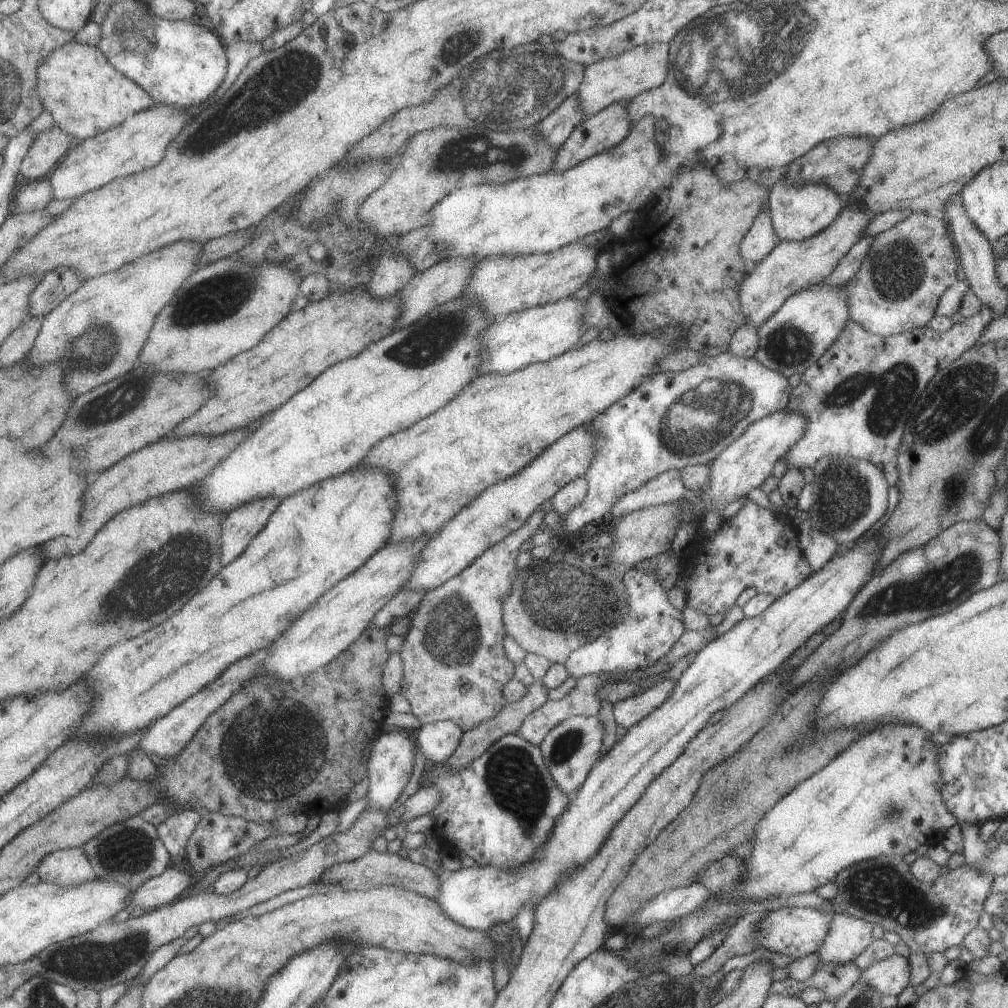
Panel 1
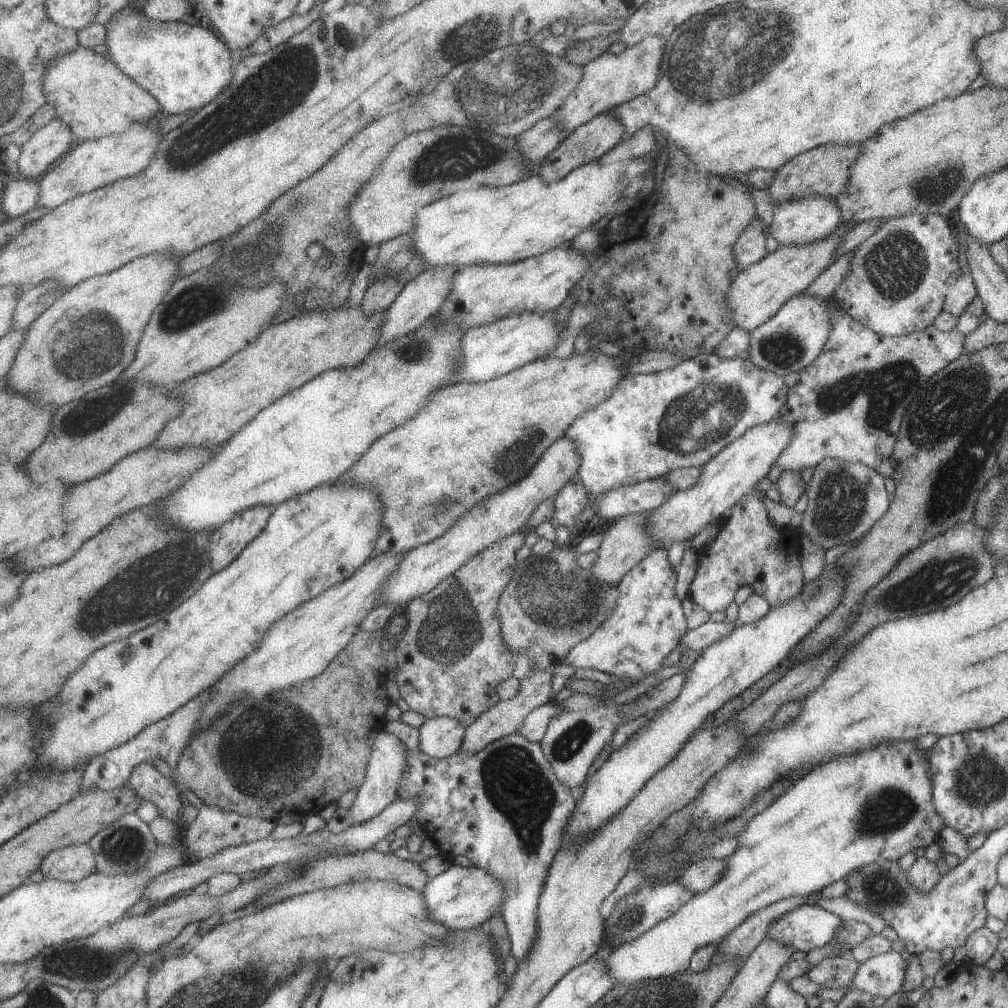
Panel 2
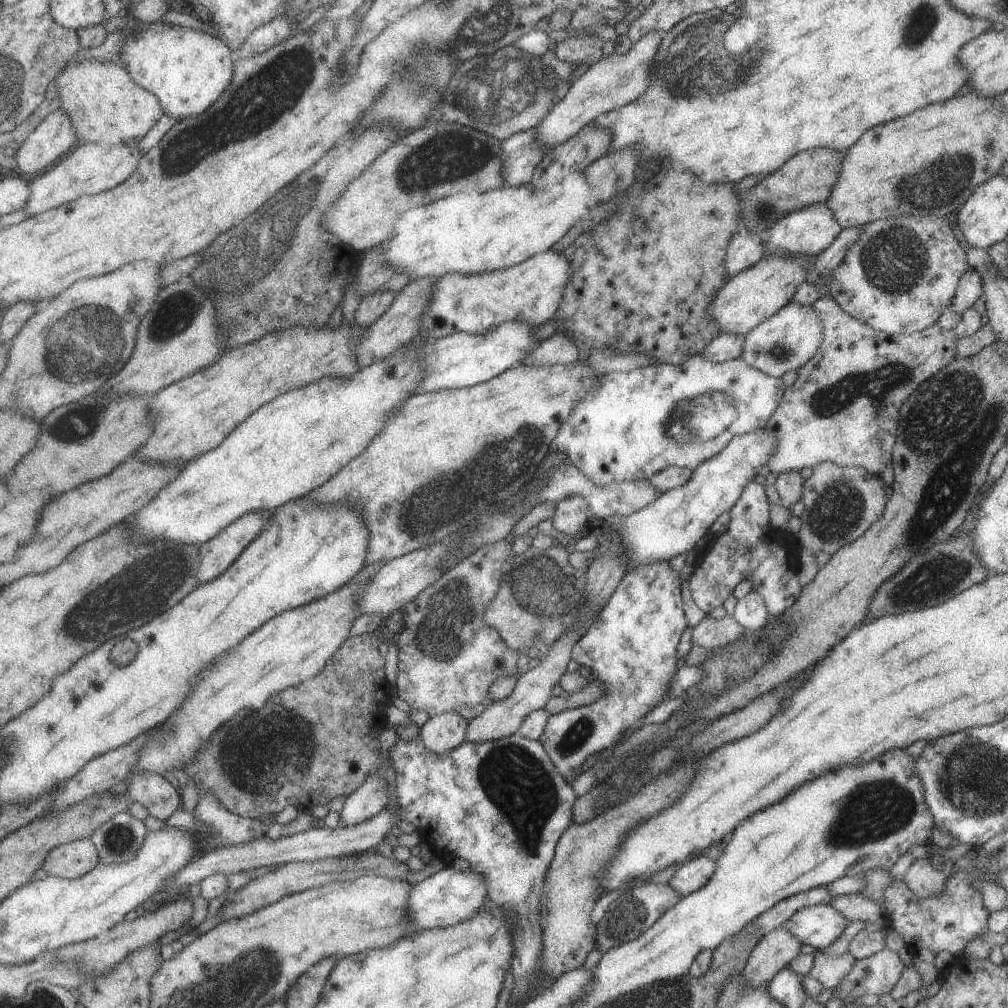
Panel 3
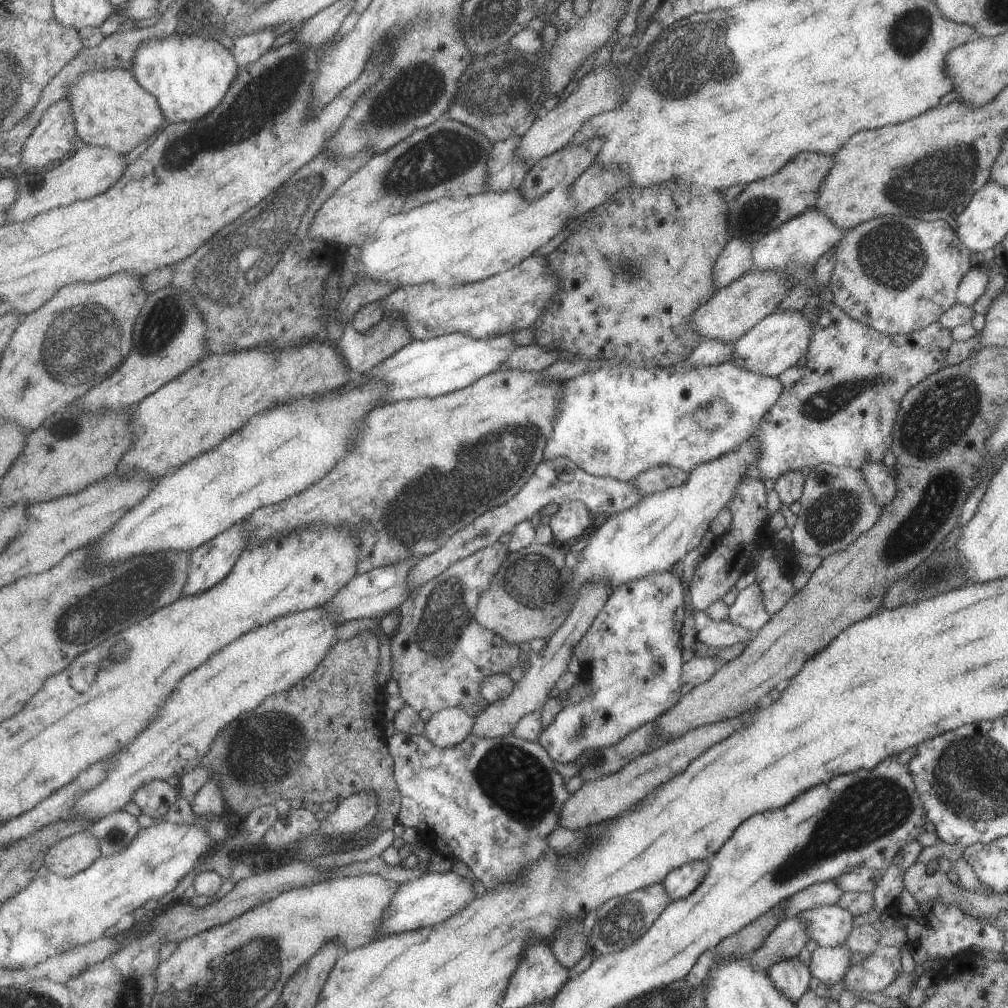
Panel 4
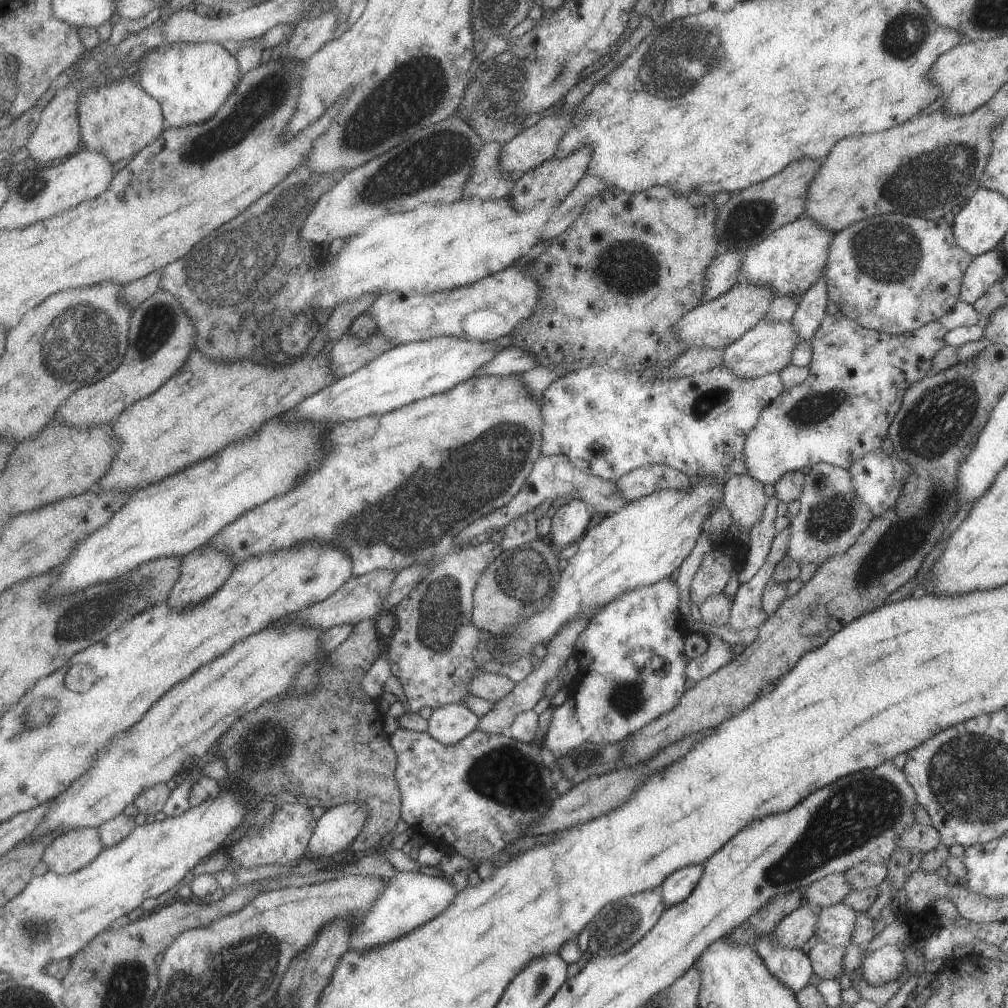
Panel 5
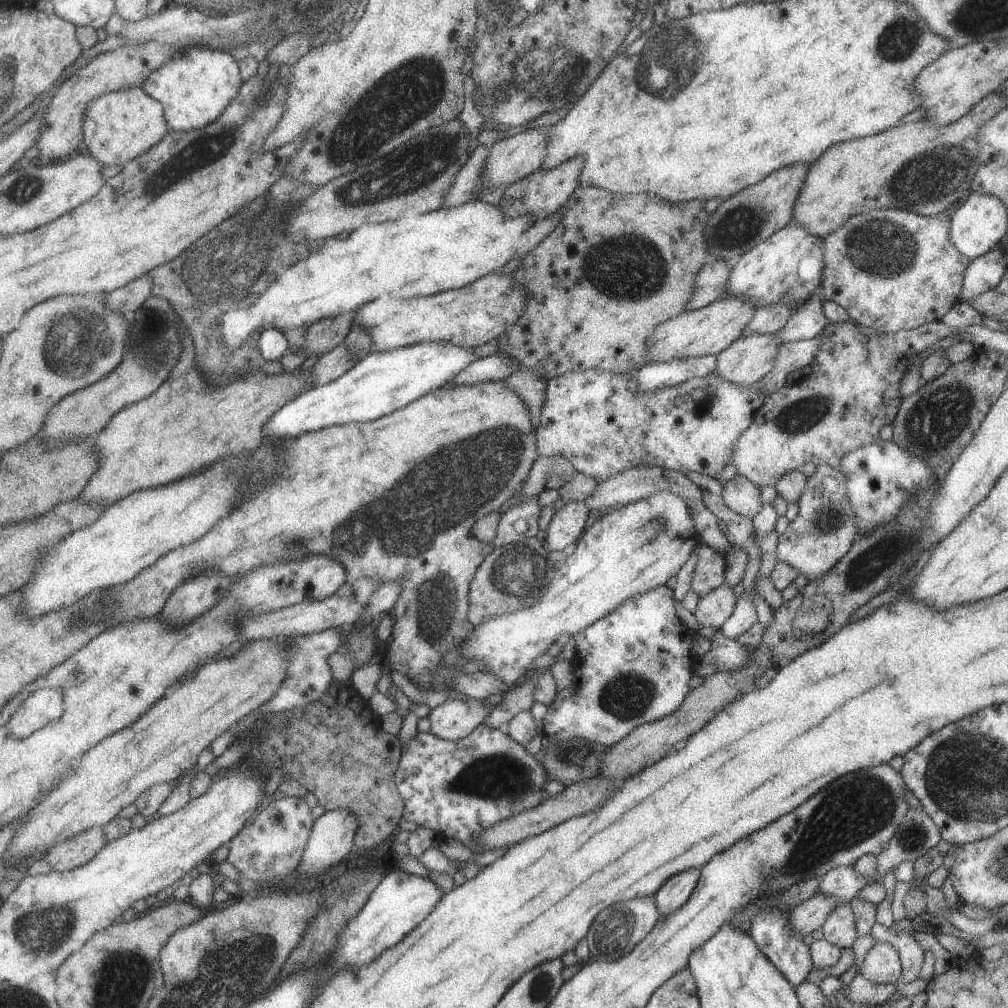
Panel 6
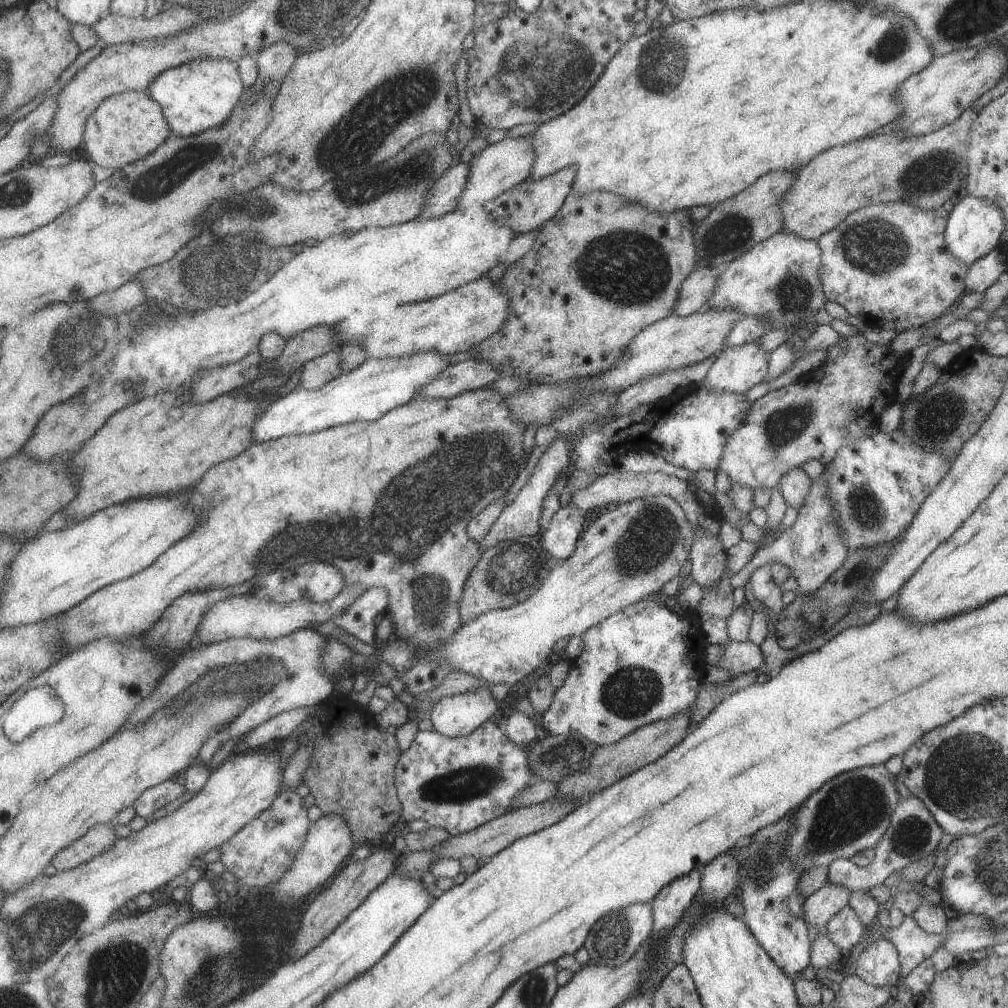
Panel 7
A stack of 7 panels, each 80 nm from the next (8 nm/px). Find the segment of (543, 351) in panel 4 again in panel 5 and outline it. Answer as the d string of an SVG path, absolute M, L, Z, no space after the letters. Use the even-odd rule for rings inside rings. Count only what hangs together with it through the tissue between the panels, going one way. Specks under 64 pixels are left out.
M510 346L500 350L487 364L476 370L475 376L505 376L520 375L525 370L536 366L533 353L521 347Z

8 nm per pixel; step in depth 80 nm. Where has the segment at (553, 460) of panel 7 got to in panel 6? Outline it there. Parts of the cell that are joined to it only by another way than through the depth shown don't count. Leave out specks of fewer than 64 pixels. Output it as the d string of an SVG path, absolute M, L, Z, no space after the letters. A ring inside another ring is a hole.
M526 499L518 505L511 506L499 517L495 538L489 542L494 547L540 536L538 518L541 508L537 499Z

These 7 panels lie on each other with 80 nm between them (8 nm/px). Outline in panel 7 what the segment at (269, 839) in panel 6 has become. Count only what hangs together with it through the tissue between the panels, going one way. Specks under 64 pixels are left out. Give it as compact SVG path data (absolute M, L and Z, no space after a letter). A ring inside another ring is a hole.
M293 791L281 792L274 801L241 827L229 841L219 848L219 860L225 870L239 879L239 884L261 888L276 883L289 868L297 851L306 839L311 822L307 819L307 809L301 797Z

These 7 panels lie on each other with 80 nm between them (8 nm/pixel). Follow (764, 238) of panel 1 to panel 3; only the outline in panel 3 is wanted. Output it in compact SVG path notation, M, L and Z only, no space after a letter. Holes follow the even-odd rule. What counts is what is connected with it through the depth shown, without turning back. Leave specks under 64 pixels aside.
M737 230L725 248L723 266L727 278L730 279L735 274L747 270L764 257L762 237L749 234L749 230Z

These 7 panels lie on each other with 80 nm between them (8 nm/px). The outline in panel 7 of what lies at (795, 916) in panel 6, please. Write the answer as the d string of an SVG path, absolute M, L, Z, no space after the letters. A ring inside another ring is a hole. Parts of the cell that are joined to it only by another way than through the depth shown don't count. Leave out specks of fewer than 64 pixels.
M825 883L802 902L802 916L806 926L823 926L838 910L848 904L846 888Z

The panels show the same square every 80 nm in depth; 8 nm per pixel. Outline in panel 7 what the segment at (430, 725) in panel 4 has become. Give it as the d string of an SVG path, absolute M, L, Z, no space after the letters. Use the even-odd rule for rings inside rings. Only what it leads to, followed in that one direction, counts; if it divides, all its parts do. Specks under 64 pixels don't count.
M489 688L479 689L473 693L459 692L450 697L441 697L433 703L427 716L432 722L433 731L449 738L464 737L486 720L494 719L494 716L499 713L496 702L491 698Z

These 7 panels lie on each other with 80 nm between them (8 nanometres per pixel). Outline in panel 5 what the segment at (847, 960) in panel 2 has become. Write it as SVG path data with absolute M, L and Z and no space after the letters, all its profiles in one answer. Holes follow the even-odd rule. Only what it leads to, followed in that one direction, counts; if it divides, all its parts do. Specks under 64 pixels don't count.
M819 941L806 954L812 966L812 973L820 980L836 980L845 974L843 971L842 958L846 947L832 947Z

